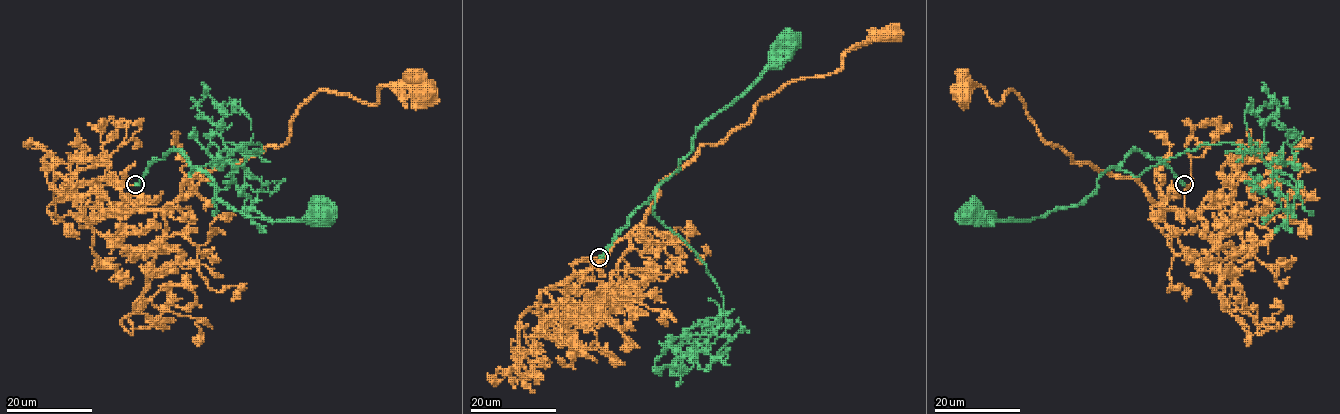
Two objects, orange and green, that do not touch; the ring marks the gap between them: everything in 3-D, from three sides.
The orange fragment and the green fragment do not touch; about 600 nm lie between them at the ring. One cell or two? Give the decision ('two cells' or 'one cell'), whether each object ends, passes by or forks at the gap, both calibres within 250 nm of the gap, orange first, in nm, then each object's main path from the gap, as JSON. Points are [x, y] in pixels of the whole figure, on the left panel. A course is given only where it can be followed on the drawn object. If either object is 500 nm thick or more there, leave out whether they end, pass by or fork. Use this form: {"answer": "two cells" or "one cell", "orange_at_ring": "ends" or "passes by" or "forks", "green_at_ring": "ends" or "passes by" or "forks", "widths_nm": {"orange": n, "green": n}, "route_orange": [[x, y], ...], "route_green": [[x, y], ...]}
{"answer": "two cells", "orange_at_ring": "ends", "green_at_ring": "ends", "widths_nm": {"orange": 200, "green": 360}, "route_orange": [[134, 184], [120, 189], [139, 209], [161, 210], [199, 173], [281, 147], [319, 91], [428, 94]], "route_green": [[135, 184], [151, 163], [178, 150], [213, 180], [215, 195], [223, 204], [247, 216], [310, 221], [325, 211]]}

